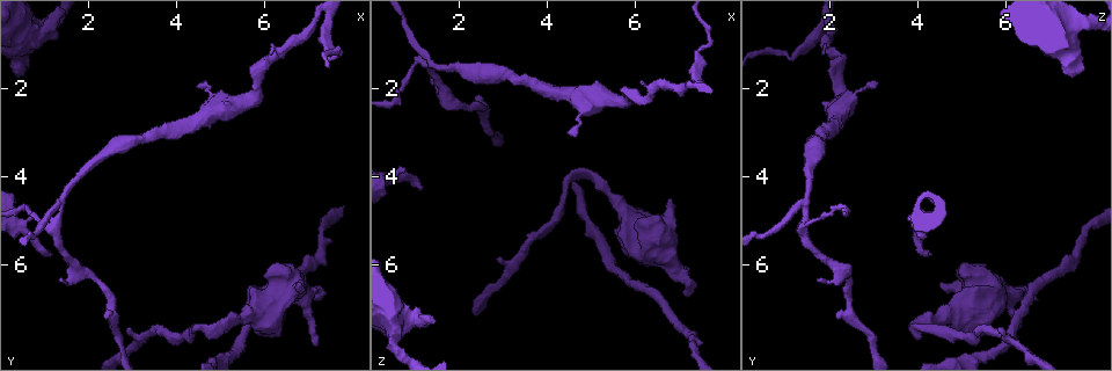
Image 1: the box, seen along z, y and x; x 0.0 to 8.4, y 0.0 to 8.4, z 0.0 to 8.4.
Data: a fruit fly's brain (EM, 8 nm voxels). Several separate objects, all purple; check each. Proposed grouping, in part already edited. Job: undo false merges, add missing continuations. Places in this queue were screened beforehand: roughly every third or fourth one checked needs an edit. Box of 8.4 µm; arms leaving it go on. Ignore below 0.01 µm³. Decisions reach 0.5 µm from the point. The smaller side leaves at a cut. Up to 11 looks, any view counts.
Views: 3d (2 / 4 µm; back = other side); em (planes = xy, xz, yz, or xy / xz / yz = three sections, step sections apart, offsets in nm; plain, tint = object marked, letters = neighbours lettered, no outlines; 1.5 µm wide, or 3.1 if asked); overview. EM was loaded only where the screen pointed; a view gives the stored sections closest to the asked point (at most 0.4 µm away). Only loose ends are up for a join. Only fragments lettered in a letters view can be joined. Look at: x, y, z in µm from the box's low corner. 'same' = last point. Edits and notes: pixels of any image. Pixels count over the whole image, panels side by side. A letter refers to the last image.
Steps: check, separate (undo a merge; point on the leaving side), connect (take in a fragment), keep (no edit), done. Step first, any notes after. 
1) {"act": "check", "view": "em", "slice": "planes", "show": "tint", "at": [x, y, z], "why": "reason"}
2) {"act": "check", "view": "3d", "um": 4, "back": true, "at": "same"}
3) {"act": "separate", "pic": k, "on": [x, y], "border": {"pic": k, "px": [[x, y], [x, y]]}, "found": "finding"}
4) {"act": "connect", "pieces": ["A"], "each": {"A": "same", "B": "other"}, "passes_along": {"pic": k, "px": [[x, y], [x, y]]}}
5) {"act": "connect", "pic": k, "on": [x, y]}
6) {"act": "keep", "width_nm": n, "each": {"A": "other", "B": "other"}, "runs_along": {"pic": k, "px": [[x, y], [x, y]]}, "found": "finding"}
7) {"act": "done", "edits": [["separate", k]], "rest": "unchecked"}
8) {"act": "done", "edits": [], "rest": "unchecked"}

{"act": "check", "view": "3d", "um": 2, "at": [4.45, 7.45, 4.10], "why": "abrupt turn"}

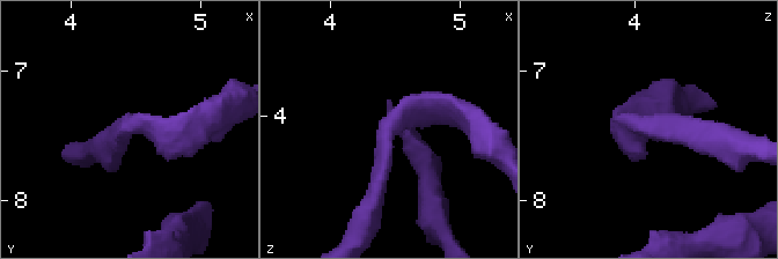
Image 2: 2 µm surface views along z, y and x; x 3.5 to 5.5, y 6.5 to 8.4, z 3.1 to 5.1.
{"act": "check", "view": "em", "slice": "yz", "step": 4, "show": "tint", "at": [4.48, 7.42, 4.04]}

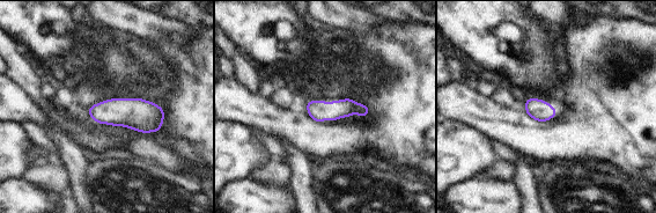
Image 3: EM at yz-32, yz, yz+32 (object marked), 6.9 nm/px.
{"act": "check", "view": "em", "slice": "planes", "show": "letters", "at": "same"}

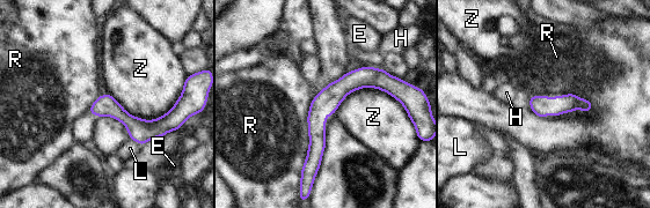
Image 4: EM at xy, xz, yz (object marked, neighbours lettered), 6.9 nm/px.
{"act": "keep", "width_nm": 140, "each": {"E": "other", "H": "other", "L": "other", "R": "other", "Z": "other"}, "border": {"pic": 4, "px": [[318, 94], [299, 176]]}, "found": "continuous, no second neuron"}

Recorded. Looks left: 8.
{"act": "check", "view": "em", "slice": "planes", "show": "letters", "at": [4.45, 2.00, 3.05], "why": "tapers out"}

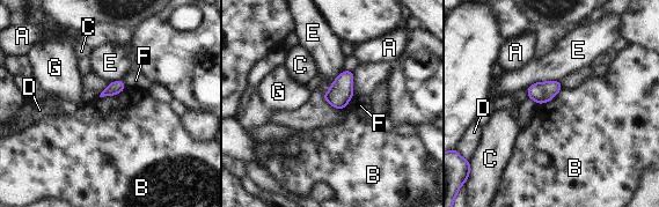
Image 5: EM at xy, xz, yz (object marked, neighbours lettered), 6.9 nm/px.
{"act": "keep", "longest_contact_nm": ["E", 240], "each": {"A": "other", "B": "other", "C": "other", "D": "other", "E": "other", "F": "other", "G": "other"}, "border": {"pic": 5, "px": [[562, 87], [553, 98], [537, 104]]}, "found": "none of them fits"}

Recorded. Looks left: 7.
{"act": "check", "view": "em", "slice": "planes", "show": "tint", "at": [1.35, 4.55, 1.45], "why": "four or more arms meet"}

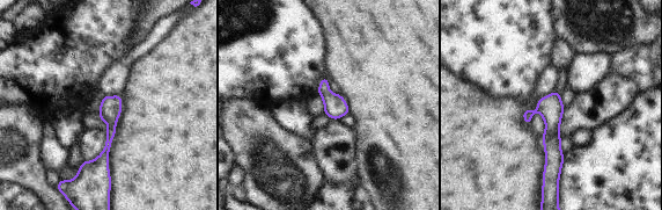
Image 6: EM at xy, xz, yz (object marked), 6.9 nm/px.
{"act": "check", "view": "em", "slice": "planes", "show": "letters", "at": "same", "why": "what lies round it"}

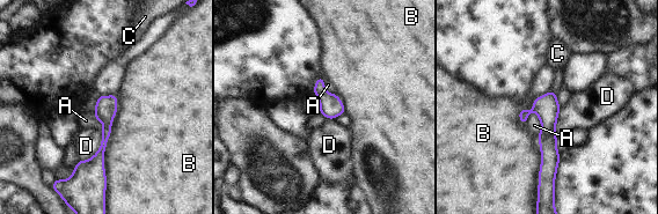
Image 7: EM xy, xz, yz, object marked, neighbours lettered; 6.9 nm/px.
{"act": "keep", "each": {"A": "other", "B": "other", "C": "other", "D": "other"}, "found": "all the same neuron"}

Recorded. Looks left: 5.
{"act": "check", "view": "3d", "um": 2, "at": [6.85, 6.45, 4.50]}

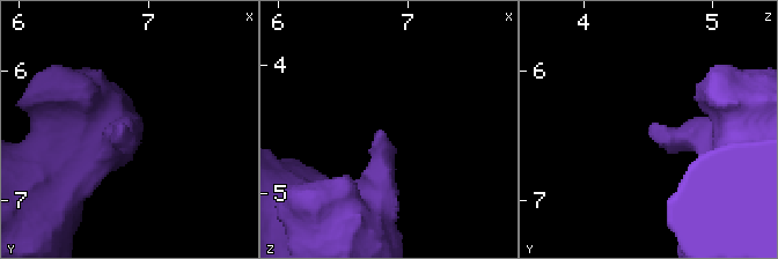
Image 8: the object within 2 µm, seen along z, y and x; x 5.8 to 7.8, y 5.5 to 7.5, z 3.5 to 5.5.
{"act": "check", "view": "em", "slice": "planes", "show": "letters", "at": [6.80, 6.46, 4.50]}

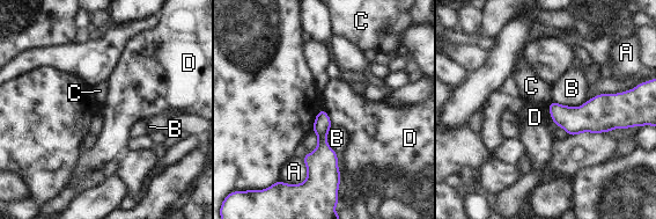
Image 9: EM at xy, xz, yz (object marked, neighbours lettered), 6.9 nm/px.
{"act": "keep", "longest_contact_nm": ["B", 260], "each": {"A": "other", "B": "other", "C": "other", "D": "other"}, "found": "no lettered fragment goes on from it"}

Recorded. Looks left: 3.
{"act": "done", "edits": [], "rest": "unchecked"}

